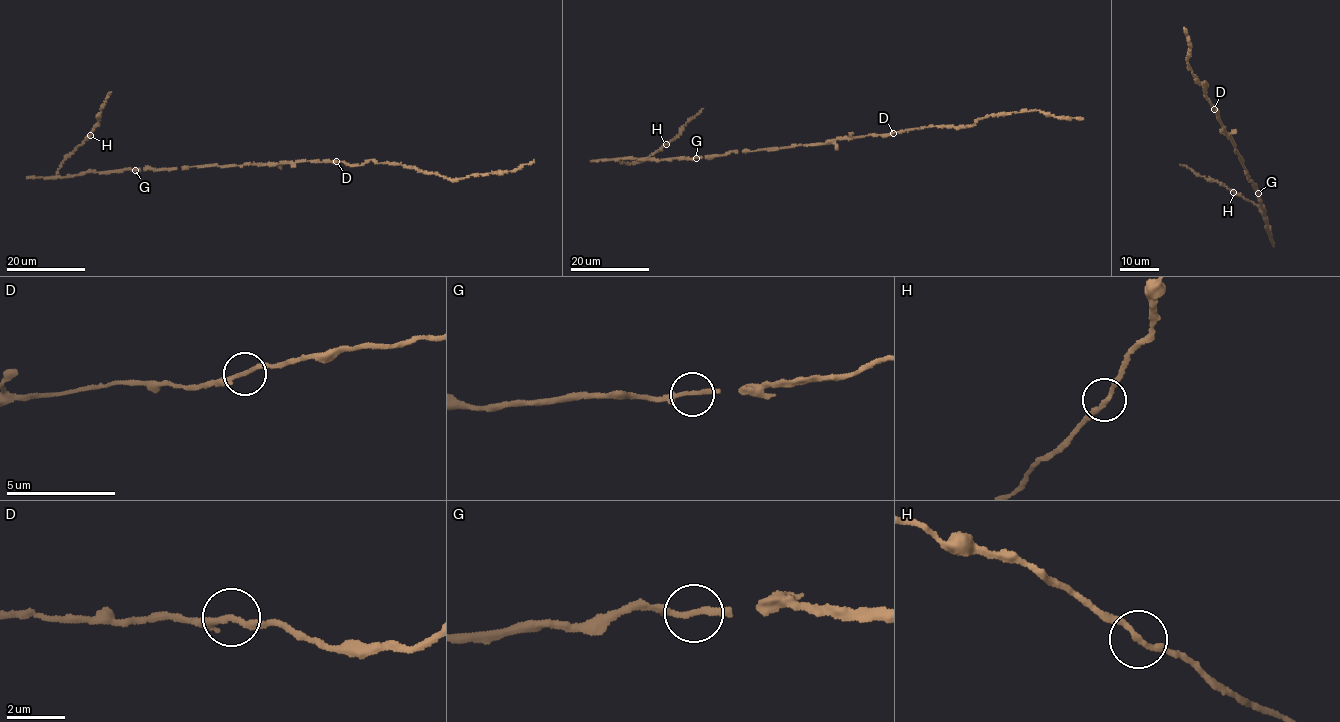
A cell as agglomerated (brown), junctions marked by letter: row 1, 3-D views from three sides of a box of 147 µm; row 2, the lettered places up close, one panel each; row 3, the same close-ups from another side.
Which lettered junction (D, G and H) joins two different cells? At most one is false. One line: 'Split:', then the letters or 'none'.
Split: none

